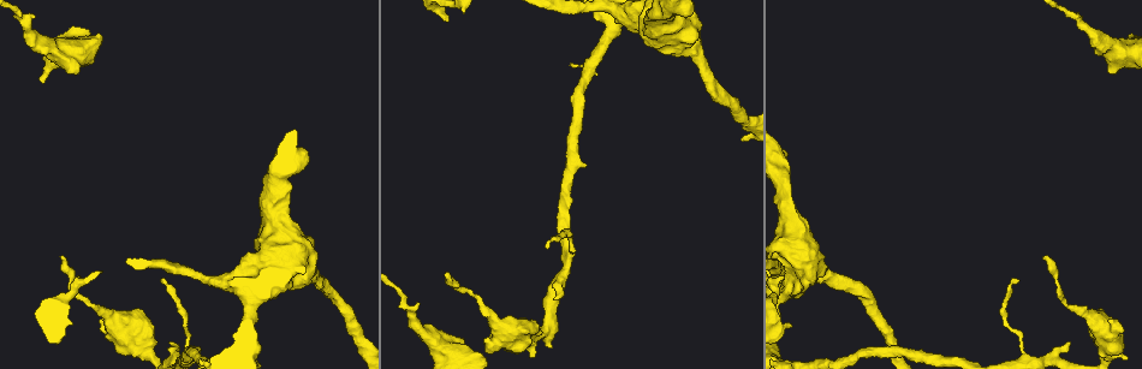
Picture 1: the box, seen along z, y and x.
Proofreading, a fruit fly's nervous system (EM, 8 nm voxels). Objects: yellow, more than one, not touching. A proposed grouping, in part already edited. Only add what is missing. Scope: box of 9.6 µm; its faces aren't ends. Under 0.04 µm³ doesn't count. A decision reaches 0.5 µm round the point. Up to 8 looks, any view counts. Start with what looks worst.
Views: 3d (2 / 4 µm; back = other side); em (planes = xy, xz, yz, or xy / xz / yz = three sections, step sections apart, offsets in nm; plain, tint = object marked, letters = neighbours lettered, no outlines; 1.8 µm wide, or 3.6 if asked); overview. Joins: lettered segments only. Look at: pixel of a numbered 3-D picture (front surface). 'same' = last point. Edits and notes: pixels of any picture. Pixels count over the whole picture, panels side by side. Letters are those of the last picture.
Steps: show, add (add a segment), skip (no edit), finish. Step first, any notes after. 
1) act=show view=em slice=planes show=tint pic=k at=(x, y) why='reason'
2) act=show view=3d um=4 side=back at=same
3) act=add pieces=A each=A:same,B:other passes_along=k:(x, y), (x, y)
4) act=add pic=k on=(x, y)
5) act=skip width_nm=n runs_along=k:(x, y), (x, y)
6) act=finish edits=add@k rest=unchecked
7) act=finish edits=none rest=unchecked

act=show view=em slice=xy step=4 show=letters pic=1 at=(555, 298) why='free end'

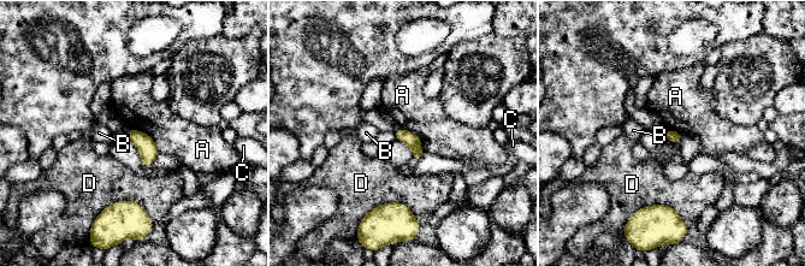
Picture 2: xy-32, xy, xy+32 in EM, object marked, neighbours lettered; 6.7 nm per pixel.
act=skip each=A:other,B:other,C:other,D:other border=2:(128, 128), (147, 134), (159, 152) found='none of them fits'

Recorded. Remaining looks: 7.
act=show view=3d um=2 pic=1 at=(58, 337) why='free end'

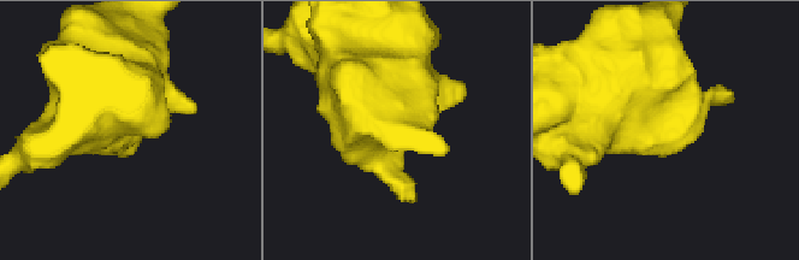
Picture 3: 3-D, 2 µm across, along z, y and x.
act=show view=em um=3.6 slice=yz step=8 show=letters pic=3 at=(395, 170) why='now the EM'

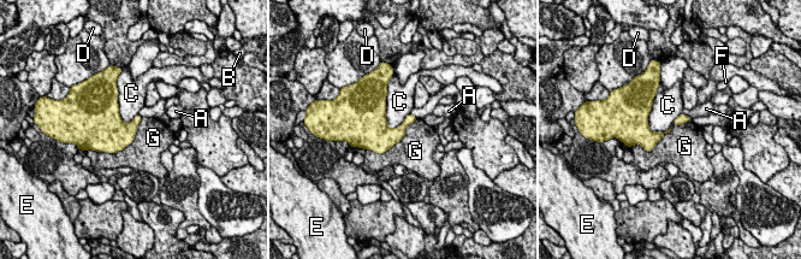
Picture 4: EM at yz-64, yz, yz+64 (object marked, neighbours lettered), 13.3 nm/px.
act=show view=em um=3.6 slice=planes show=letters at=same

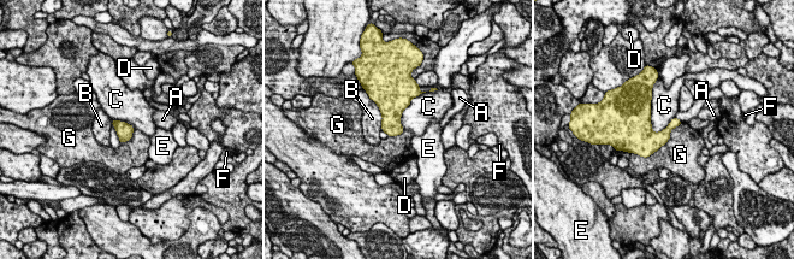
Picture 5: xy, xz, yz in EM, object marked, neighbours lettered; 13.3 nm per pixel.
act=skip each=A:other,B:other,C:other,D:other,E:other,F:other,G:other border=5:(682, 122), (649, 156), (632, 153) found='no lettered segment goes on from it'

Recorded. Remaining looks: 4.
act=show view=em slice=xz step=16 show=letters pic=1 at=(60, 256) why='tapers out'

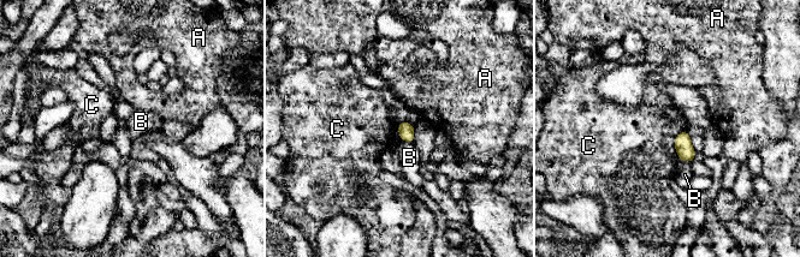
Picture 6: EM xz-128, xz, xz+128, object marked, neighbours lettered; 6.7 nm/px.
act=skip longest_contact=C:220nm each=A:other,B:other,C:other border=6:(686, 130), (675, 137), (681, 160) found='none of them fits'

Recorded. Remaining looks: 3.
act=show view=3d um=2 pic=1 at=(1019, 280) why='an open end'

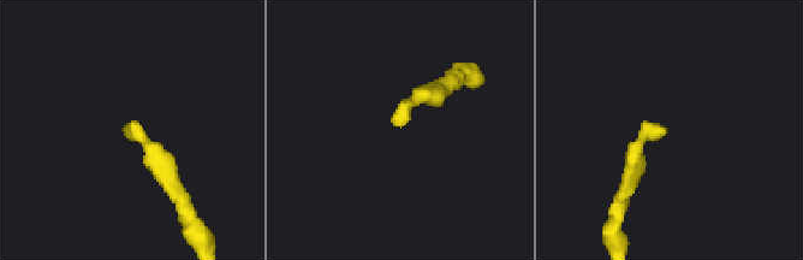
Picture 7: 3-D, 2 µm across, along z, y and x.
act=show view=em um=3.6 slice=planes show=letters pic=7 at=(127, 133) why='now the EM'

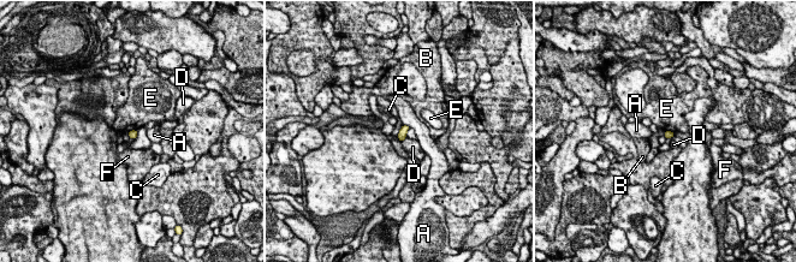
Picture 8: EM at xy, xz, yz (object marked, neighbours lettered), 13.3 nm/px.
act=skip longest_contact=E:150nm each=A:other,B:other,C:other,D:other,E:other,F:other border=8:(665, 130), (675, 132) found='no lettered segment goes on from it'

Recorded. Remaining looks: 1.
act=finish edits=none rest=unchecked

